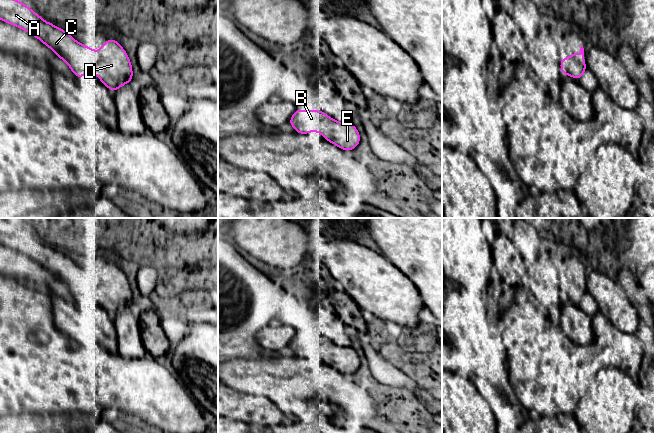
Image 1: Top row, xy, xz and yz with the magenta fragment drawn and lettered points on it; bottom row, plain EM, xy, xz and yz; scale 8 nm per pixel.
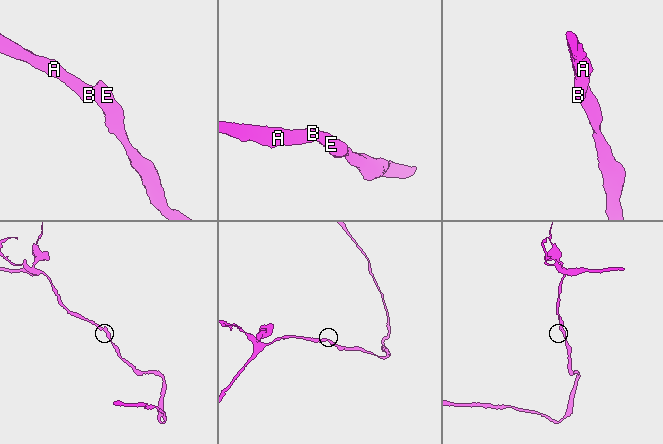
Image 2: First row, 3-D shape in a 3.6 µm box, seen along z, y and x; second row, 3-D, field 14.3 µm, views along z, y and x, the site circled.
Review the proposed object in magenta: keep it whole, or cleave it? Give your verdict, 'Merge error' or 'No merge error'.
No merge error

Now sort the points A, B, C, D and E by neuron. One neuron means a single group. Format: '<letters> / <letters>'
A B C D E

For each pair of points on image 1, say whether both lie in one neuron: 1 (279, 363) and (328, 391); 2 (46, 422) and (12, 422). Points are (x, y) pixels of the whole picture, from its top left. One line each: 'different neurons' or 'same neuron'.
1: same neuron
2: same neuron

